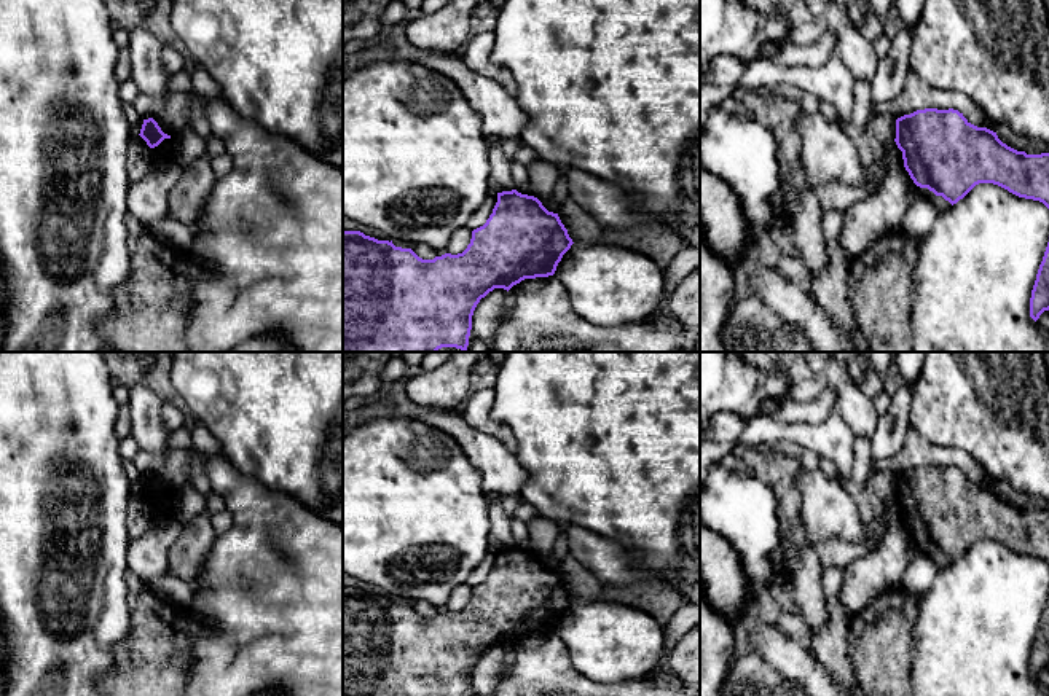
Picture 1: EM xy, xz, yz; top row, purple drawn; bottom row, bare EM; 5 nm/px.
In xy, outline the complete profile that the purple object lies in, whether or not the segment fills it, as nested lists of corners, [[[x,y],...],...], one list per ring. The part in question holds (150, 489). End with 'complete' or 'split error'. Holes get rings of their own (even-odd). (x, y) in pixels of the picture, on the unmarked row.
[[[153,475],[143,476],[139,492],[147,499],[150,505],[158,503],[164,495],[171,495],[171,492],[161,487]]] | complete

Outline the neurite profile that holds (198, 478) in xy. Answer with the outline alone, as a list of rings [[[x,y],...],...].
[[[199,459],[191,460],[191,473],[187,483],[198,489],[204,495],[204,499],[207,499],[214,492],[209,476],[206,475]]]

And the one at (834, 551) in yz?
[[[827,538],[818,543],[811,543],[811,546],[824,567],[834,565],[845,570],[845,567],[858,557],[864,557],[874,553],[880,543],[870,545],[845,542],[842,538]]]

